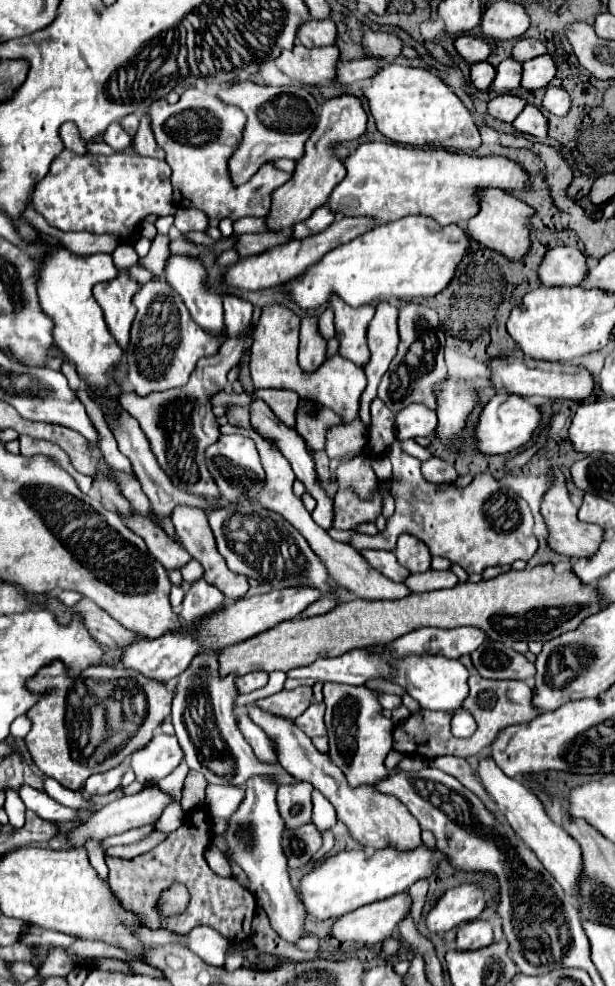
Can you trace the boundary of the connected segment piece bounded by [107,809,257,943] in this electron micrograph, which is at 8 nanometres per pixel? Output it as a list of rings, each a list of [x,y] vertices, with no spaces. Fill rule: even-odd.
[[[195,809],[187,813],[185,823],[169,833],[169,837],[159,843],[153,851],[133,857],[107,857],[109,867],[109,885],[115,895],[123,901],[123,907],[135,911],[143,917],[143,923],[151,929],[169,929],[175,933],[189,933],[193,927],[207,925],[223,933],[231,943],[243,941],[251,935],[251,921],[255,915],[255,897],[249,889],[245,889],[235,877],[219,877],[205,861],[205,849],[211,841],[209,815],[203,809]],[[171,883],[185,883],[191,895],[189,909],[175,919],[159,919],[157,917],[157,899],[159,891],[169,887]]]

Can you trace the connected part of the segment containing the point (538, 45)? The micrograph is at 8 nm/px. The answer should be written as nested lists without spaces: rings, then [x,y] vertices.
[[[531,37],[519,39],[515,43],[515,47],[513,47],[513,57],[517,61],[521,61],[521,63],[529,61],[529,59],[533,59],[537,55],[543,55],[543,53],[547,53],[547,47],[539,39],[531,39]]]

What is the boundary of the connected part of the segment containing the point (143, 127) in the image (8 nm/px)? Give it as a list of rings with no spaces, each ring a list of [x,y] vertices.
[[[141,115],[141,123],[139,123],[139,131],[133,139],[133,151],[139,155],[147,155],[147,157],[155,157],[155,159],[165,159],[163,149],[159,149],[155,135],[151,133],[151,121],[147,115]]]

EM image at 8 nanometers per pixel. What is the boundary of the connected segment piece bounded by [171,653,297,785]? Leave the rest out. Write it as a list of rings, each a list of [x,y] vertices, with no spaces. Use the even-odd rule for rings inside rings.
[[[199,653],[199,657],[177,677],[171,715],[175,735],[185,753],[185,763],[203,773],[207,783],[217,785],[241,785],[251,775],[269,775],[279,785],[296,783],[281,765],[259,763],[243,739],[243,733],[239,733],[235,715],[235,699],[239,693],[235,689],[235,679],[237,677],[219,677],[219,653]]]

